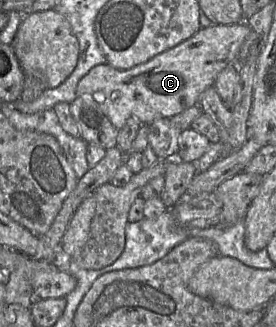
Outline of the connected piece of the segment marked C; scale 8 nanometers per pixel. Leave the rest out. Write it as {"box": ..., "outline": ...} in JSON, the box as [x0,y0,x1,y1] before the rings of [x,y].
{"box":[77,20,251,130],"outline":[[[243,20],[232,25],[213,24],[201,28],[175,47],[131,69],[119,70],[107,63],[97,65],[79,81],[77,96],[90,96],[118,130],[129,118],[136,118],[142,124],[148,124],[158,118],[171,118],[198,104],[200,95],[208,87],[214,86],[217,75],[229,64],[237,61],[240,47],[250,34],[250,30],[251,27]]]}

